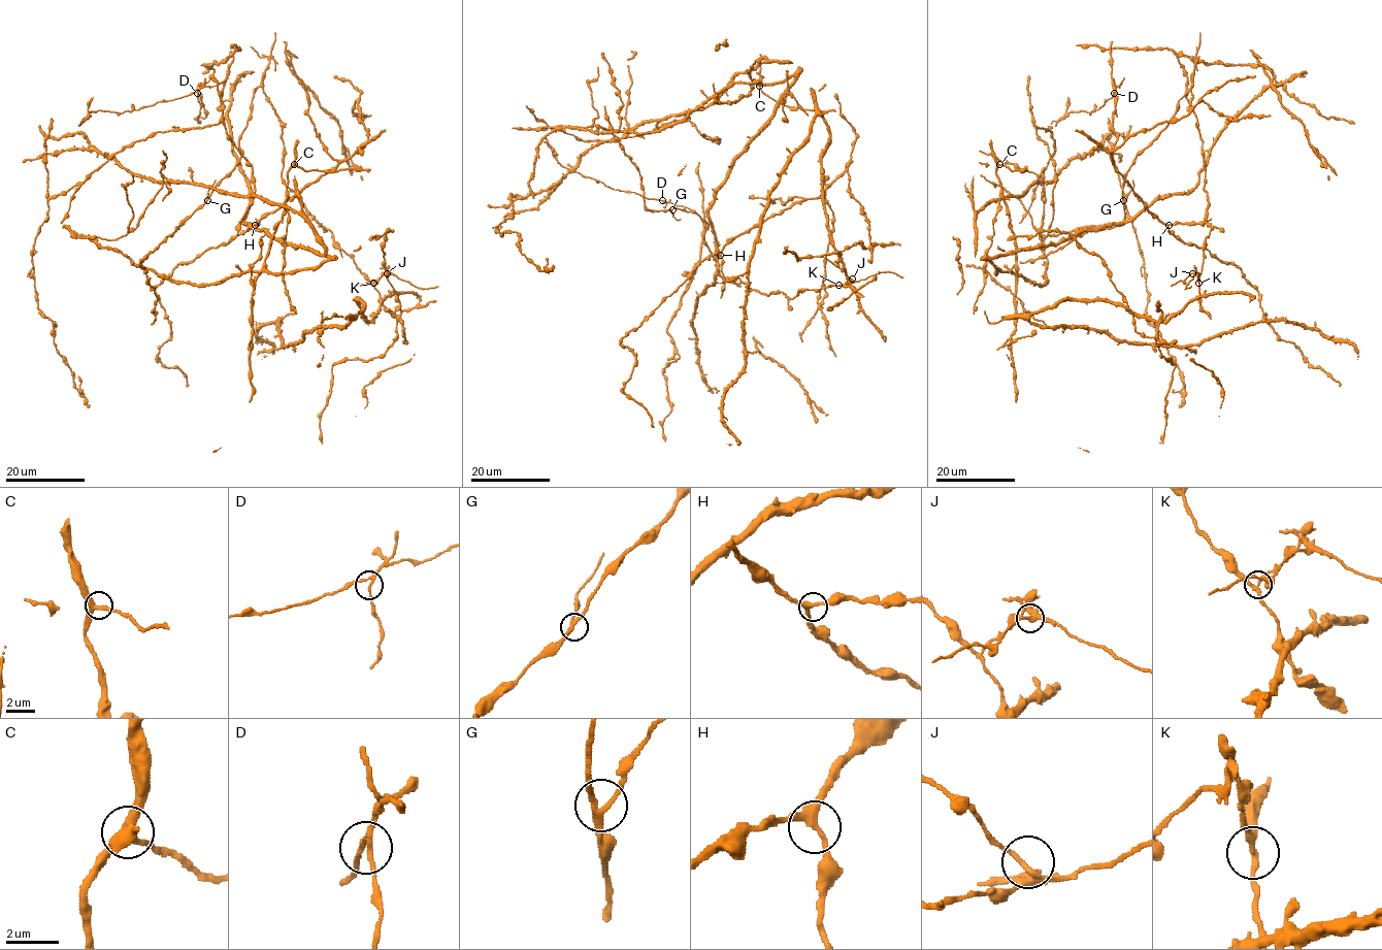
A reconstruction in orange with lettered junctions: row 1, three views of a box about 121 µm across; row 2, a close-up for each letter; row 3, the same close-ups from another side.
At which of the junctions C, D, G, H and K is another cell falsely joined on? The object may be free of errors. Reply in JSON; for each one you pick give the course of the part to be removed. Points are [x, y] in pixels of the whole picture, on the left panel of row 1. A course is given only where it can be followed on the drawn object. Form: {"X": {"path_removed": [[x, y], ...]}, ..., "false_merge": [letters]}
{"K": {"path_removed": [[373, 283], [389, 271], [417, 287], [438, 286]]}, "false_merge": ["K"]}

